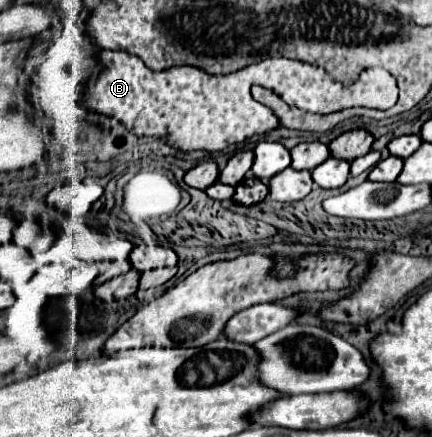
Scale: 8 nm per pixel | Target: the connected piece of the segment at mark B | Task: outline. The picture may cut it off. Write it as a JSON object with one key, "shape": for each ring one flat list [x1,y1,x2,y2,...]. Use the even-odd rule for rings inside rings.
{"shape":[[104,50,98,58,104,64,104,72,90,84,86,108,118,118,138,136,160,136,182,150,216,152,276,128,278,118,252,98,250,86,304,82,304,76,298,74,300,61,283,56,265,58,260,64,226,76,210,76,194,66,174,66,154,72,138,56,128,52]]}

